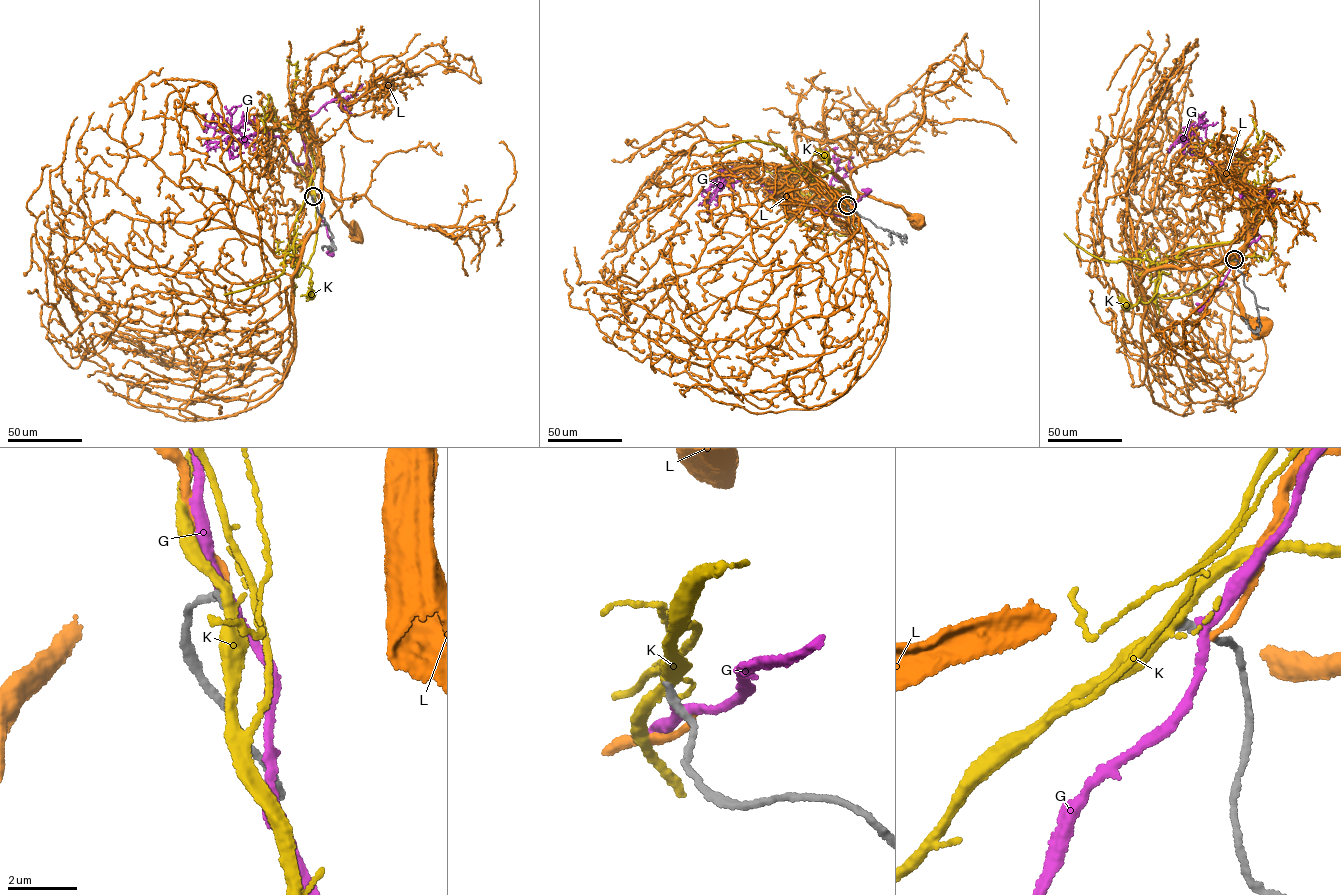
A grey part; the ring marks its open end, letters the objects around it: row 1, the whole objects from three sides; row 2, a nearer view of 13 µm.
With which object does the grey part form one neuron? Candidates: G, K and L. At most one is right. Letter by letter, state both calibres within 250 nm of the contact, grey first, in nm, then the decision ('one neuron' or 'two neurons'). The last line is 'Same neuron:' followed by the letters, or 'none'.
G: calibres 280 and 240 nm; two neurons
K: calibres 240 and 280 nm; two neurons
L: calibres 190 and 160 nm; two neurons
Same neuron: none

